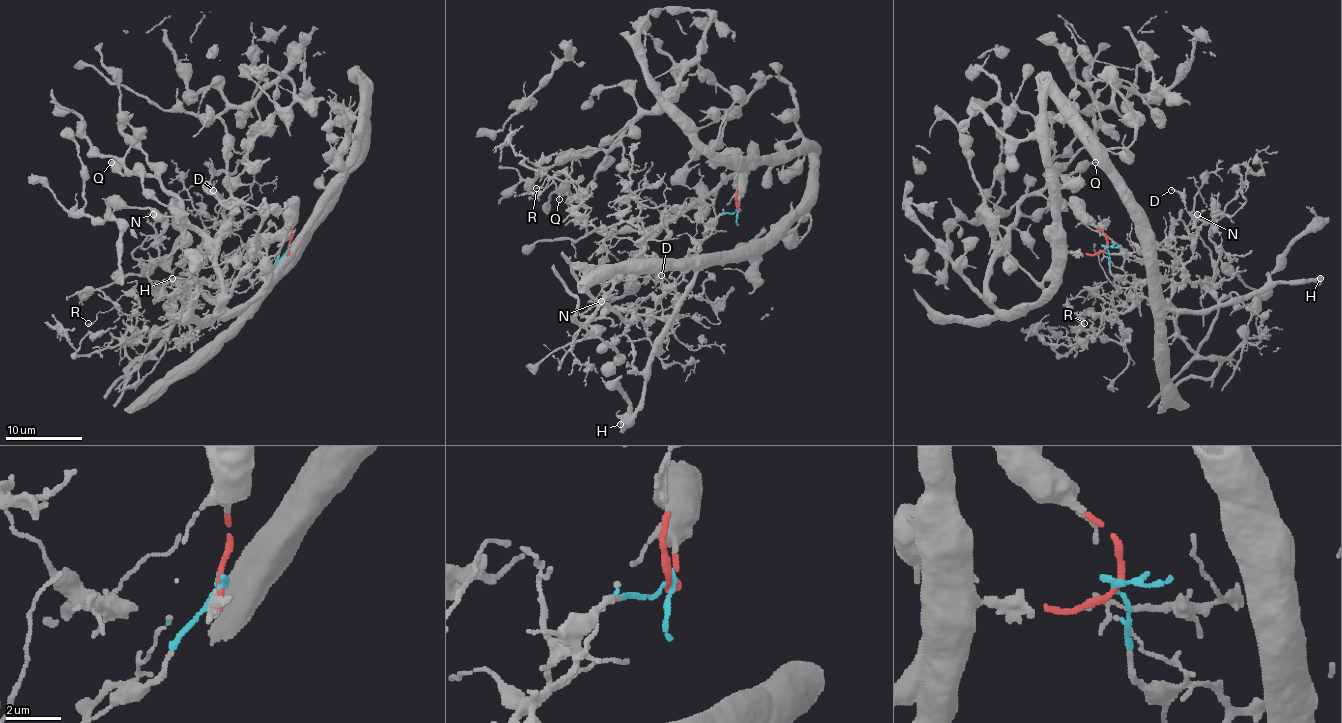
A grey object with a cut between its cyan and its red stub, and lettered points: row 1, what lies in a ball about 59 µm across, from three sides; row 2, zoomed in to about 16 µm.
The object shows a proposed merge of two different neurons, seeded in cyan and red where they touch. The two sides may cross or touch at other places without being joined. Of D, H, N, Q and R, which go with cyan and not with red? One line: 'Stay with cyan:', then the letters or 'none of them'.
Stay with cyan: D, N, R

